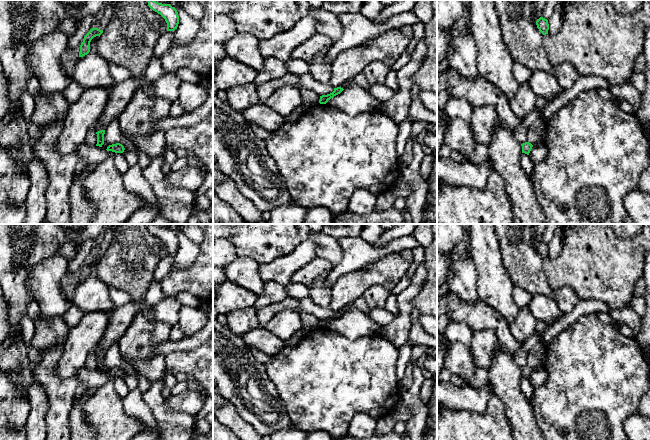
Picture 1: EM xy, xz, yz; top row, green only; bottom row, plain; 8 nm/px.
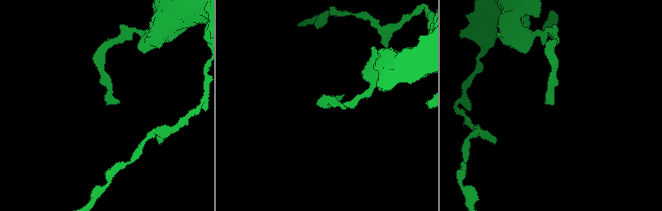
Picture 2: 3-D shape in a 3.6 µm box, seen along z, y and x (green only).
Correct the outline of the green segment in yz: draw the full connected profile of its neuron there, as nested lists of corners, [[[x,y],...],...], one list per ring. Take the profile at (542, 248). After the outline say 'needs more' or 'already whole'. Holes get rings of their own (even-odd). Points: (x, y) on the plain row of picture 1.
[[[540,241],[537,245],[536,245],[536,249],[537,252],[539,253],[539,255],[543,258],[546,259],[548,258],[548,254],[549,254],[549,248],[548,248],[548,244]]]; already whole

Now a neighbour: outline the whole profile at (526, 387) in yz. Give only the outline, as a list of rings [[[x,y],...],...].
[[[522,377],[520,387],[527,400],[532,404],[534,388],[532,387],[529,379]]]

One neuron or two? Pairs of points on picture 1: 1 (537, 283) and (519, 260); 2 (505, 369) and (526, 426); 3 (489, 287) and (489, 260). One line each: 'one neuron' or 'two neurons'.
1: one neuron
2: one neuron
3: one neuron

